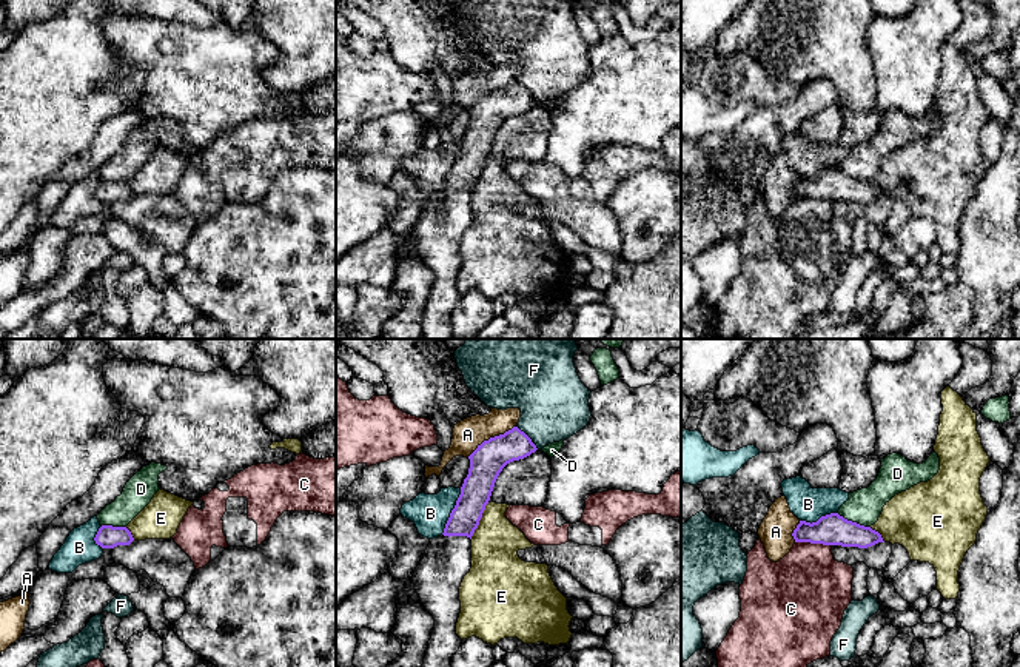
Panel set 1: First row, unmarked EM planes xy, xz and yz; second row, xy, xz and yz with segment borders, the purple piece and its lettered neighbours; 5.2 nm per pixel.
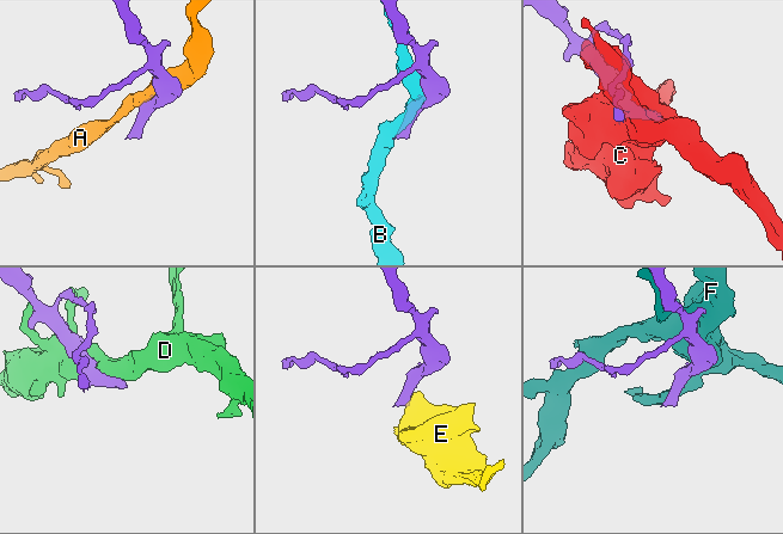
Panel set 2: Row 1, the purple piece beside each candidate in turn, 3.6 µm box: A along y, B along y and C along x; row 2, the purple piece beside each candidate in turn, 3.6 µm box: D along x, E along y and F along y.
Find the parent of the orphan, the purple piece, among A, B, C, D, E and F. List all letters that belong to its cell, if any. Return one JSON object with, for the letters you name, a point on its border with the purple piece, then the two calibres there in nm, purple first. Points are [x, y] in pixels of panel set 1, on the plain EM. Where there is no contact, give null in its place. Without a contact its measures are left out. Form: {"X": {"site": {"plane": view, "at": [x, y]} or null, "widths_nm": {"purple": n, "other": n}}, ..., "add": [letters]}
{"add": []}

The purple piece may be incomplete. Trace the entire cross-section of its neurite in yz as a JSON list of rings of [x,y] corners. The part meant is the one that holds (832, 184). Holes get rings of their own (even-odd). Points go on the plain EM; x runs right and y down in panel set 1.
[[[838,168],[821,171],[817,177],[800,176],[792,188],[795,197],[867,203],[884,197],[871,182],[847,176]]]

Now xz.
[[[518,82],[484,96],[468,111],[470,123],[444,188],[430,194],[411,236],[435,282],[422,319],[422,339],[453,339],[451,311],[462,294],[456,290],[461,268],[459,242],[471,223],[471,191],[490,156],[502,123],[538,103]]]

